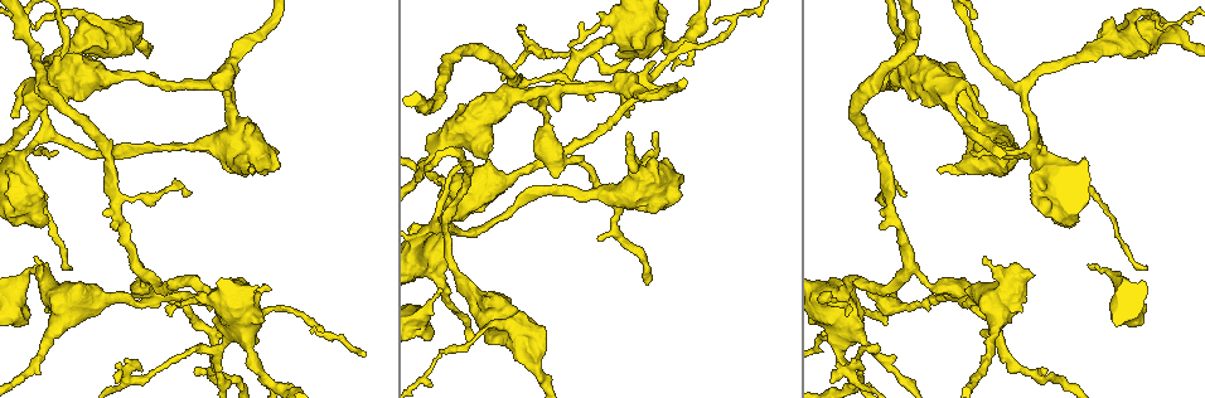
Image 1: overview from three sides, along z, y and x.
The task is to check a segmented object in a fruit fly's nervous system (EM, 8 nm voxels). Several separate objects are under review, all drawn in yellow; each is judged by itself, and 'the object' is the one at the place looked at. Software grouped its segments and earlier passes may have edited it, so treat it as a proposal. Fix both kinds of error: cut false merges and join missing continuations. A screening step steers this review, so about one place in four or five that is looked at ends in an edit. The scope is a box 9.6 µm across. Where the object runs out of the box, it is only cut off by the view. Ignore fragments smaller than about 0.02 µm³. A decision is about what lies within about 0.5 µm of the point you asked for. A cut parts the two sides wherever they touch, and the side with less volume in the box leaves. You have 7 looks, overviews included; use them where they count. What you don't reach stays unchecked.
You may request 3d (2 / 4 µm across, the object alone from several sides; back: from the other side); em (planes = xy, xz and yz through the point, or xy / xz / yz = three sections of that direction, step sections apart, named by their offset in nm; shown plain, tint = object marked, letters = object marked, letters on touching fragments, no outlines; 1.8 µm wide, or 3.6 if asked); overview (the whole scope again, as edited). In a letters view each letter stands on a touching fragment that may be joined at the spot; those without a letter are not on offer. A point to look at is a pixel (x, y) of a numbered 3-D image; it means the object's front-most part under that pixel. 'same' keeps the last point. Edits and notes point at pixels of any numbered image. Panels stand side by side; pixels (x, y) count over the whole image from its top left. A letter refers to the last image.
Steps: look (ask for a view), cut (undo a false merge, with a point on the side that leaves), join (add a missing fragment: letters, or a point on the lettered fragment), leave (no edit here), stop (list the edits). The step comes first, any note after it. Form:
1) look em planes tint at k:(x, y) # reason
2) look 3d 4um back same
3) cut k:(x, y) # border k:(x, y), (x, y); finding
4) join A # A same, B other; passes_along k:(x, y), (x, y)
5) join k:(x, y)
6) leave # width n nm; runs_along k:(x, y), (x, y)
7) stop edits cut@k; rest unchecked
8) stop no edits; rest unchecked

look em planes letters at 1:(1094, 51) # calibre changes

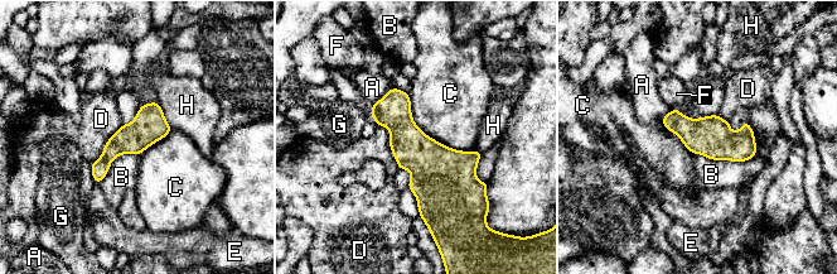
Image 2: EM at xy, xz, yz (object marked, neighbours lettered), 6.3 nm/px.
leave # width 220 nm; A other, B other, C other, D other, E other, F other, G other, H other; all the same neuron

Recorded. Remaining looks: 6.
look em 3.6um planes letters at 1:(1089, 268) # long arm stops here

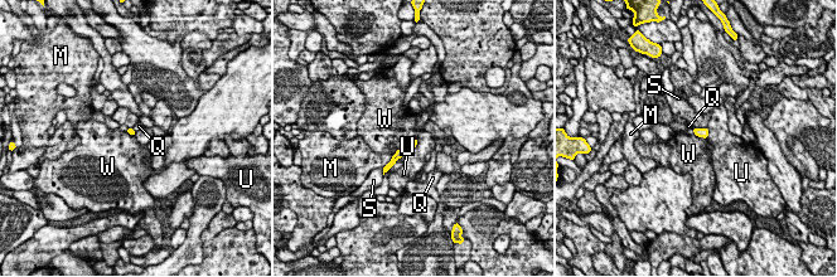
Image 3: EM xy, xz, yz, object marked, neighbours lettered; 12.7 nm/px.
leave # M other, Q other, S other, U other, W other; border 3:(416, 137), (410, 147); none of them fits

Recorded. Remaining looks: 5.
look em planes letters at 1:(1025, 86) # three-way junction

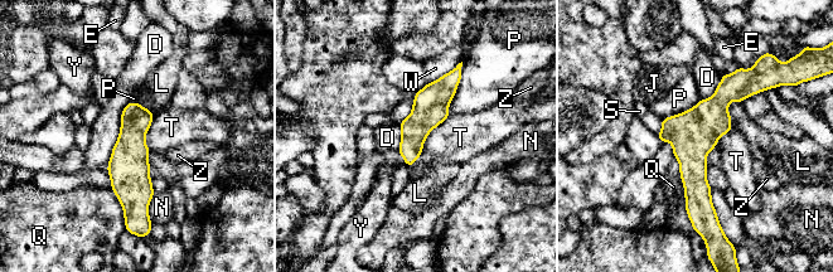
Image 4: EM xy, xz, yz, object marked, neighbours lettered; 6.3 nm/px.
leave # longest_contact D 460 nm; D other, E other, J other, L other, N other, P other, Q other, S other, T other, W other, Y other, Z other; one neuron here

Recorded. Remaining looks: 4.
stop no edits; rest unchecked

